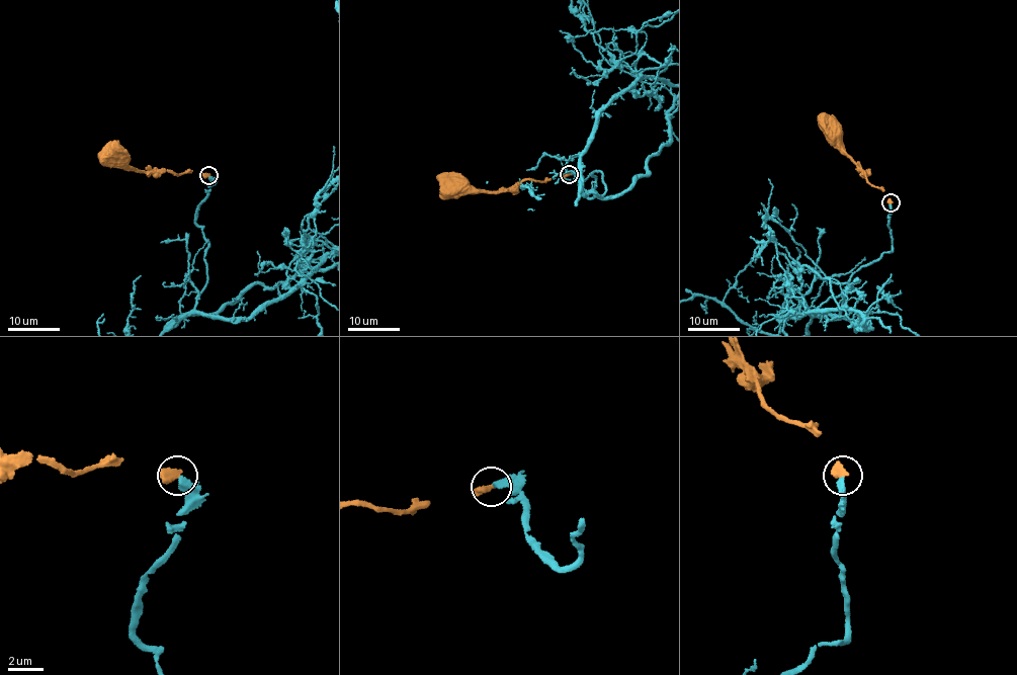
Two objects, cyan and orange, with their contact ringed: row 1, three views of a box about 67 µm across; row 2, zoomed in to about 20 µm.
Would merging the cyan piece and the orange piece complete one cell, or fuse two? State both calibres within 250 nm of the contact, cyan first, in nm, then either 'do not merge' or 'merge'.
400 nm thick on the cyan side, 480 nm on the other; merge

